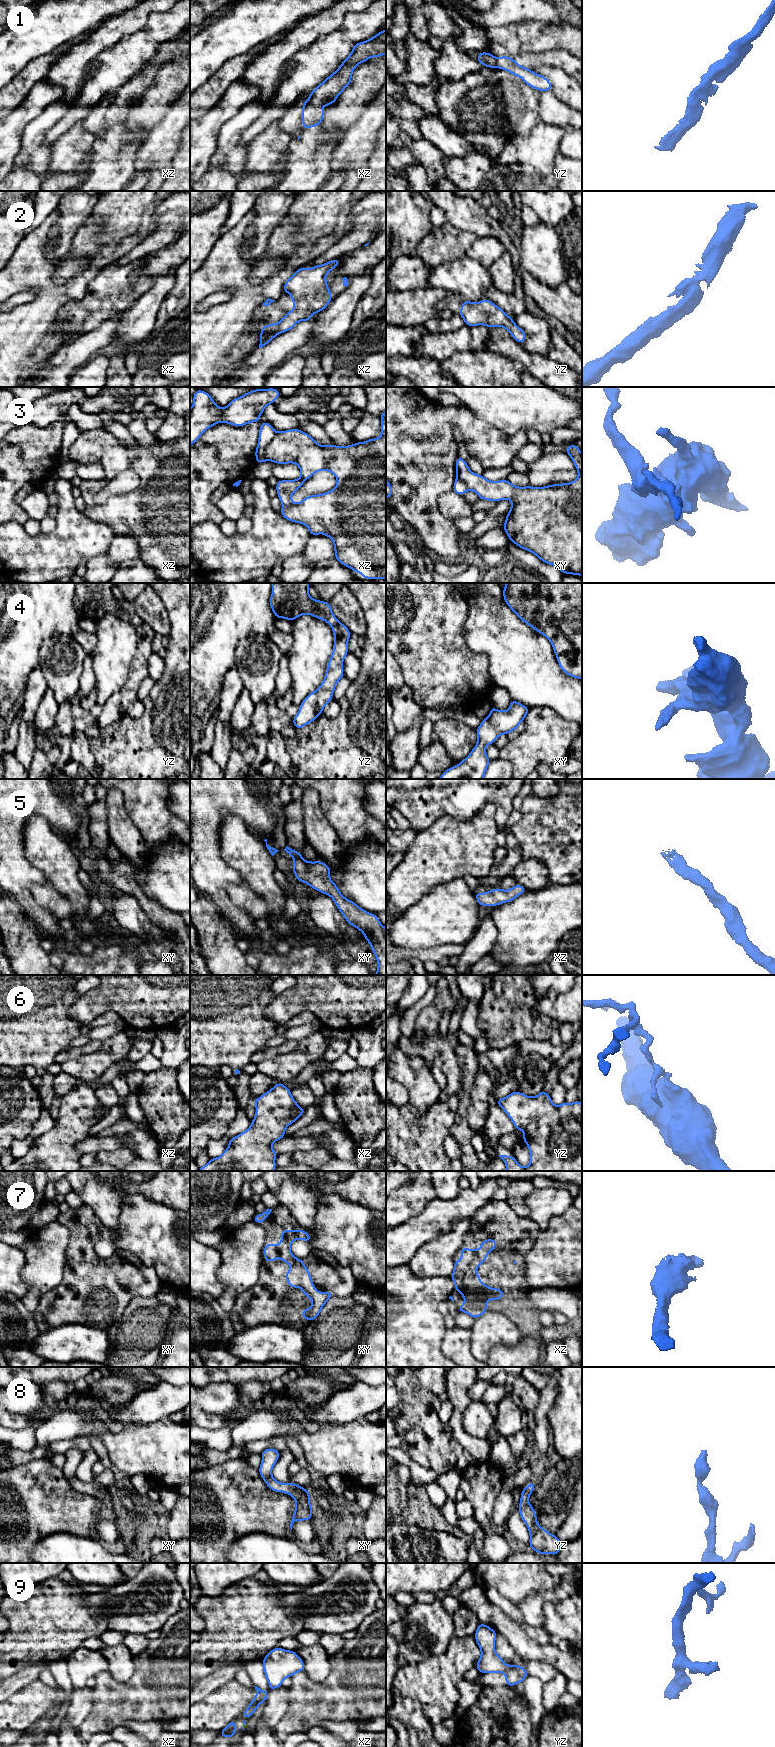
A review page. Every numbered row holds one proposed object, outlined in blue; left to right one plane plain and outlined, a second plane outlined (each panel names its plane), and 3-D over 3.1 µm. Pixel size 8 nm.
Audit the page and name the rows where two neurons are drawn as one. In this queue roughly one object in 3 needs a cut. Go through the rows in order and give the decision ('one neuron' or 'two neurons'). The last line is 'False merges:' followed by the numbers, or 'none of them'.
1: one neuron
2: one neuron
3: two neurons
4: one neuron
5: one neuron
6: two neurons
7: one neuron
8: one neuron
9: two neurons
False merges: 3, 6, 9

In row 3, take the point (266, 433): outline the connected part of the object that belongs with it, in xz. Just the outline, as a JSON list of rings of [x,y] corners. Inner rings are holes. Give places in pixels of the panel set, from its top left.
[[[270,423],[260,424],[258,444],[255,450],[257,464],[267,461],[265,458],[265,448],[273,440],[275,433],[275,429]]]

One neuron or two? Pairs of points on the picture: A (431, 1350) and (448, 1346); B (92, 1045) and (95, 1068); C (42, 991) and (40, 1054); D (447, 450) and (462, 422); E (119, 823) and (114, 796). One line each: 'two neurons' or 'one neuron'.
A: two neurons
B: two neurons
C: one neuron
D: one neuron
E: one neuron

